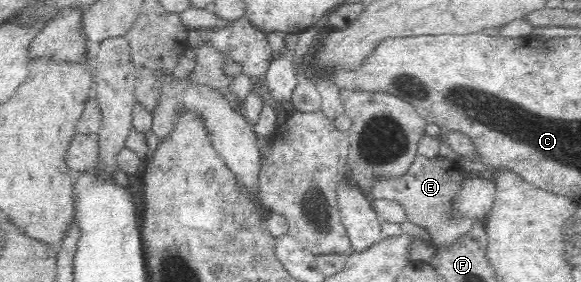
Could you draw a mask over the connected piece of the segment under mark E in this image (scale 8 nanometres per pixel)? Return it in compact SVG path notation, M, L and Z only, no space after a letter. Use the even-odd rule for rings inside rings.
M416 155L406 174L399 177L378 177L370 191L371 199L399 202L407 214L407 219L429 232L432 246L449 247L466 234L475 221L458 211L450 211L450 204L454 203L454 198L463 188L462 172L458 160L441 156L428 158Z

